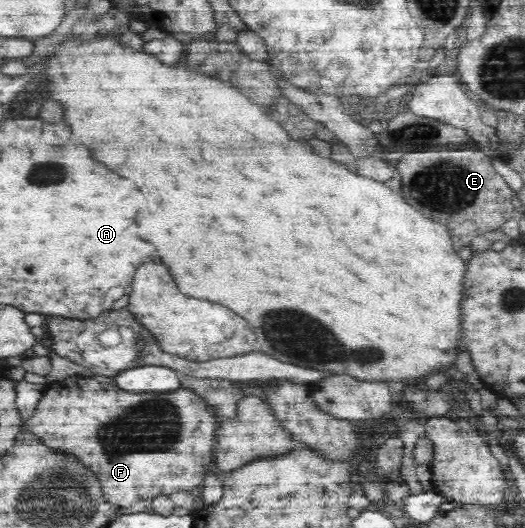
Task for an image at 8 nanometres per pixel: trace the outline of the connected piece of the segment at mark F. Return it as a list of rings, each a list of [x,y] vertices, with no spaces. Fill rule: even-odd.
[[[89,373],[86,376],[70,375],[61,381],[49,382],[48,388],[44,396],[39,400],[35,411],[23,421],[22,429],[33,436],[36,436],[42,444],[48,446],[54,452],[63,454],[68,453],[78,462],[82,463],[86,469],[90,469],[96,479],[98,479],[98,486],[102,492],[102,498],[106,503],[118,506],[119,508],[127,507],[139,499],[151,501],[158,496],[169,496],[176,491],[191,491],[198,485],[205,481],[208,475],[208,467],[212,463],[213,443],[214,443],[214,423],[219,419],[217,414],[212,412],[211,408],[207,406],[202,397],[199,397],[194,391],[188,388],[180,388],[171,391],[124,391],[120,389],[111,378],[97,377],[95,374]]]

